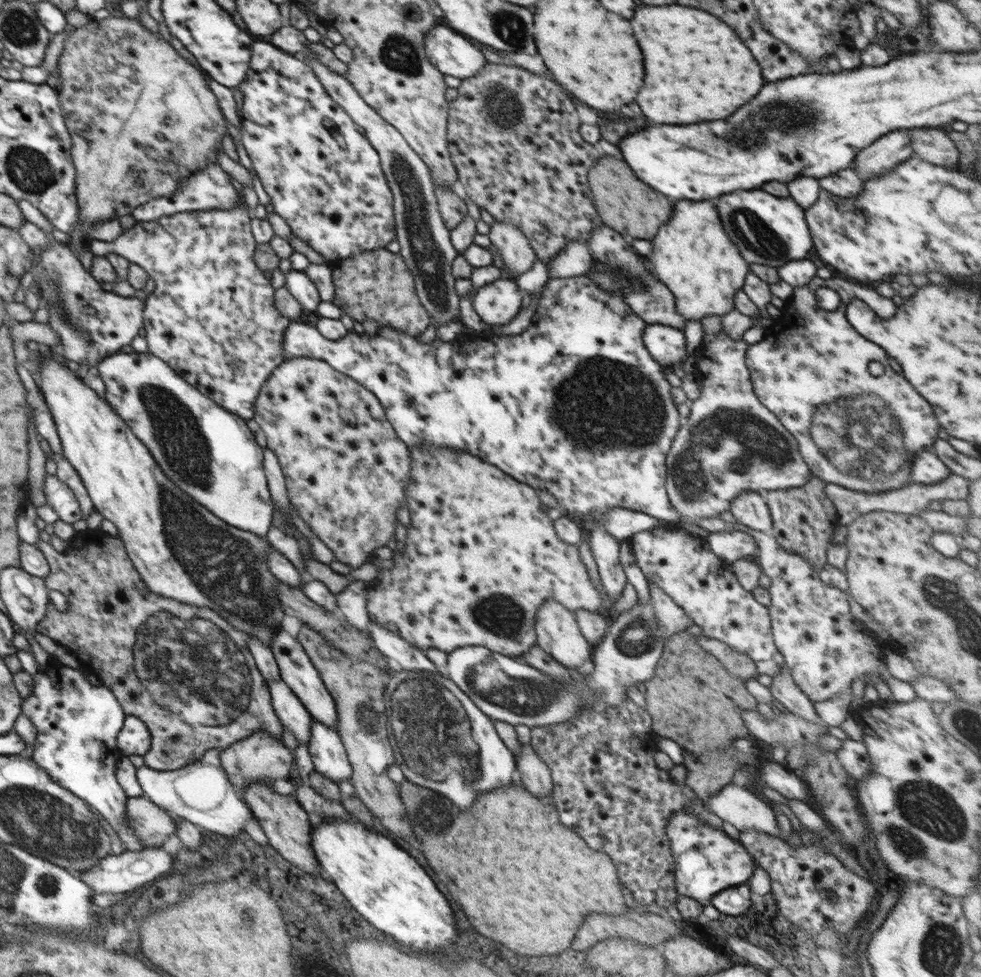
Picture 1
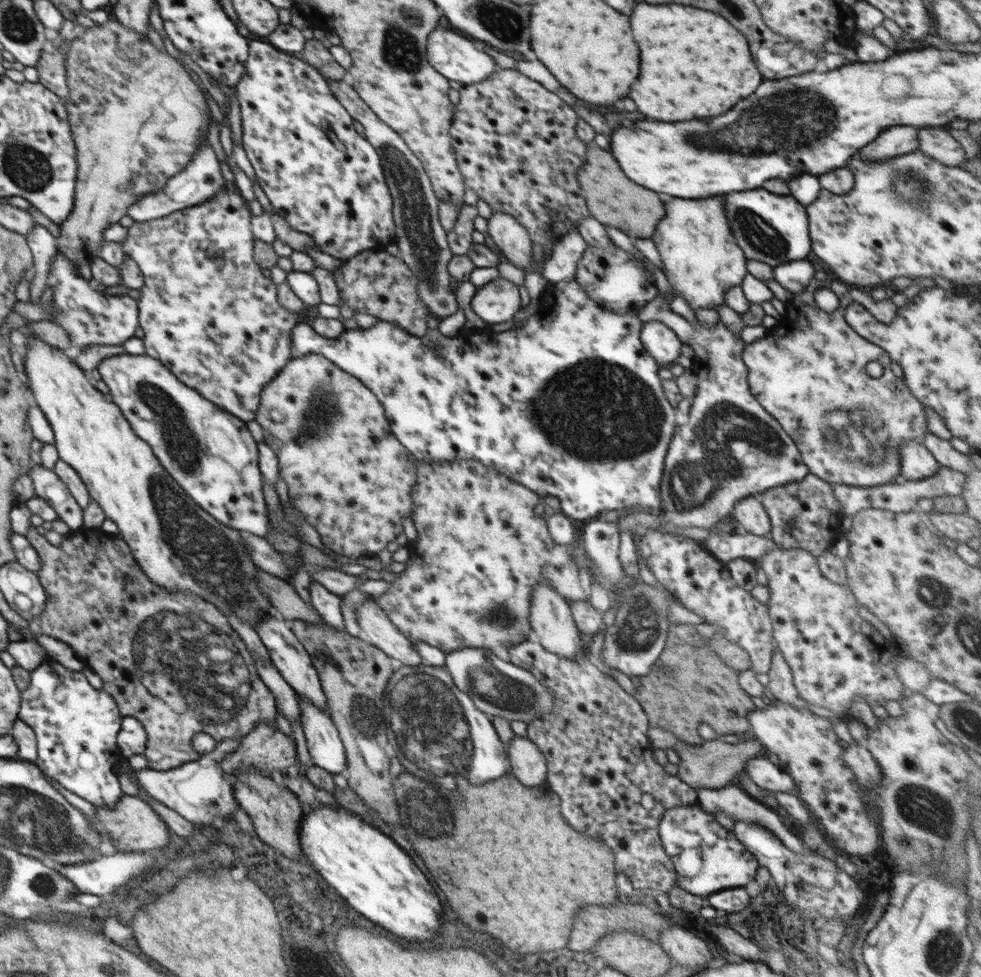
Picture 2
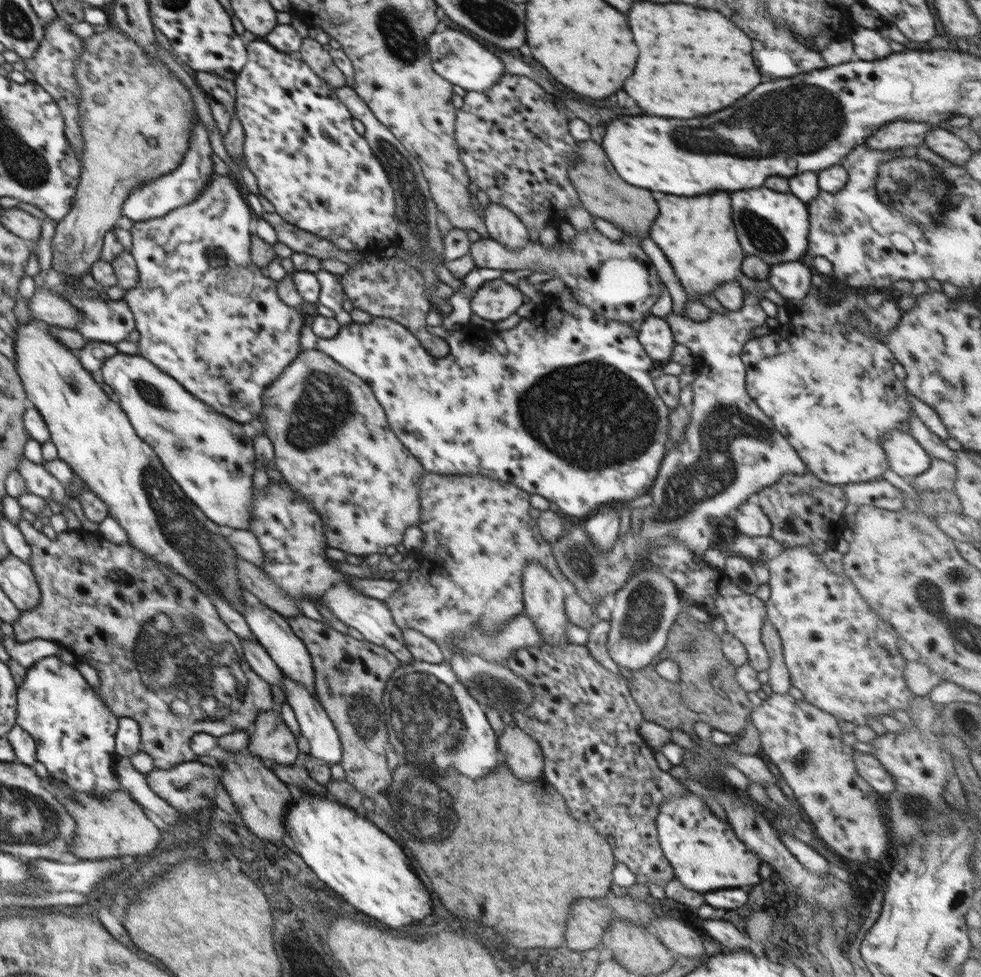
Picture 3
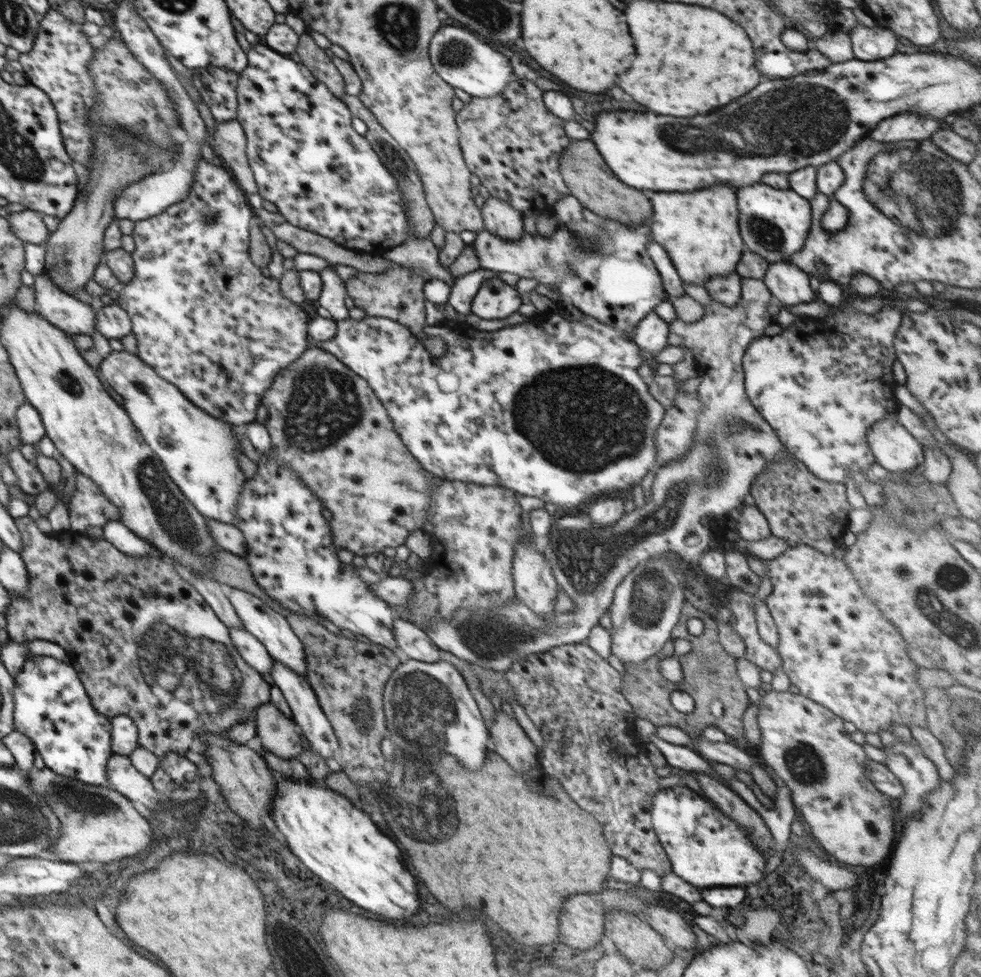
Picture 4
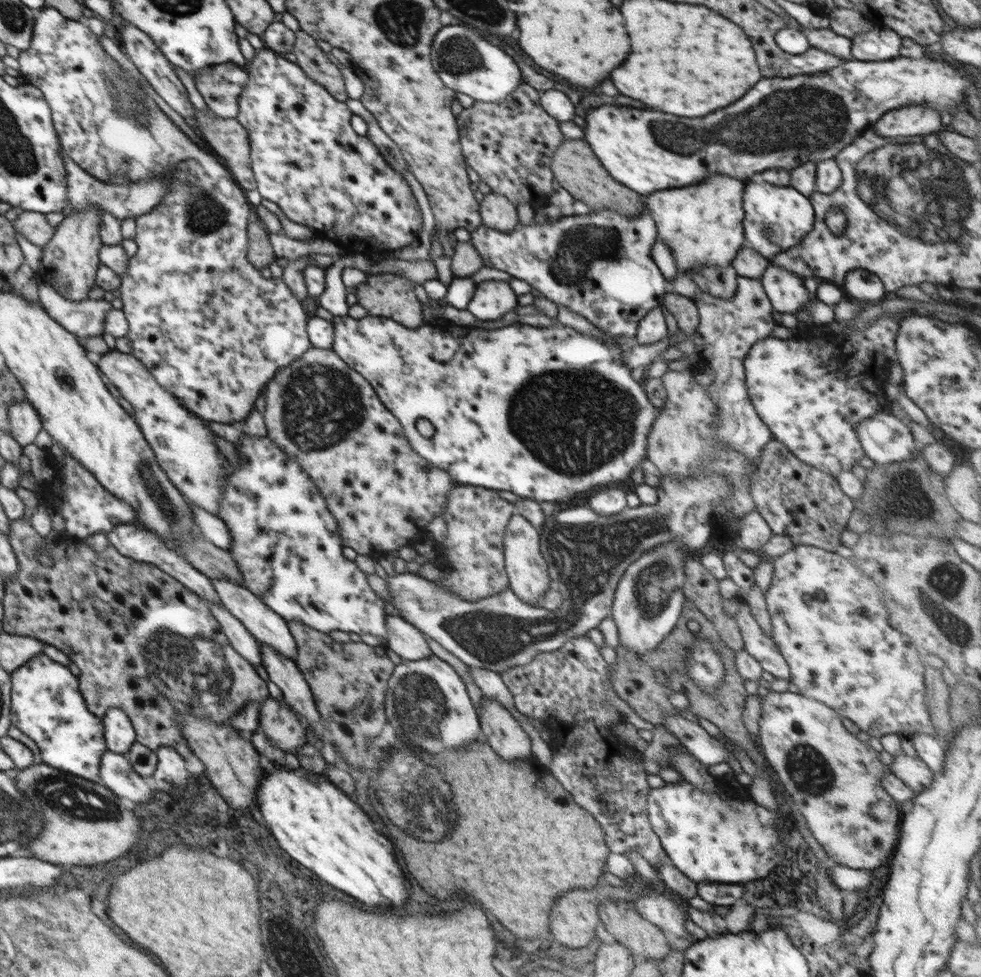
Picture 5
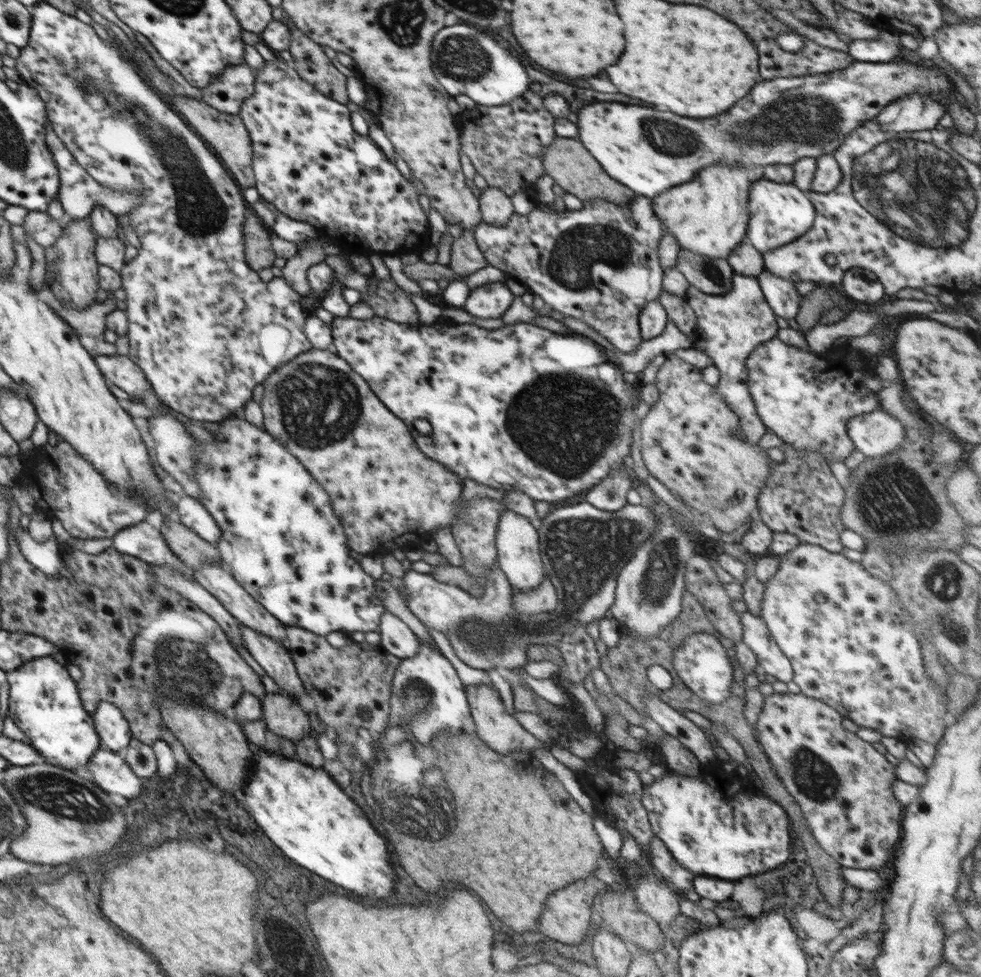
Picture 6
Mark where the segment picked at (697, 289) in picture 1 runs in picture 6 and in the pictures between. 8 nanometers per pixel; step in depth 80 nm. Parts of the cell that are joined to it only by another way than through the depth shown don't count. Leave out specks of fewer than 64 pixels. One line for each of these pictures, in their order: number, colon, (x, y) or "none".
2: (701, 266)
3: (697, 235)
4: (700, 234)
5: (702, 225)
6: (708, 216)

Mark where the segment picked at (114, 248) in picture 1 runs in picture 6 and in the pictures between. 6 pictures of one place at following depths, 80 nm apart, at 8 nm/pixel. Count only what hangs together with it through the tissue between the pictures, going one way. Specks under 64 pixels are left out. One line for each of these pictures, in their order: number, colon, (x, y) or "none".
2: (208, 313)
3: (206, 315)
4: (205, 318)
5: (213, 331)
6: (206, 330)

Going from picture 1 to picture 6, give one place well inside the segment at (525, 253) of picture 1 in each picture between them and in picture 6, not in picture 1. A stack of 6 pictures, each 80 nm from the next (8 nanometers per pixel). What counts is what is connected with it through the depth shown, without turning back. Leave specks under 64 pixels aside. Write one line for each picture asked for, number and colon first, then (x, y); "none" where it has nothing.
2: (507, 233)
3: (503, 225)
4: (499, 217)
5: (496, 211)
6: (496, 208)

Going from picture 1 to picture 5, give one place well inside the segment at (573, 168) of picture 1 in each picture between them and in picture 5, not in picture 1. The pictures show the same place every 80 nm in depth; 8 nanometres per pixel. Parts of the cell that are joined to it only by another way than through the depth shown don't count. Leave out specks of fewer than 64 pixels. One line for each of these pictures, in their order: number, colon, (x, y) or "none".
2: (515, 141)
3: (514, 140)
4: (512, 142)
5: (510, 144)

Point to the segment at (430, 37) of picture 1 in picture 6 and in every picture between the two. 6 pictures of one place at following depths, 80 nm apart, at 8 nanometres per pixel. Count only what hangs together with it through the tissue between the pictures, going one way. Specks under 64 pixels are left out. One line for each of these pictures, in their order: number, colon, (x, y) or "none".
2: (457, 58)
3: (455, 55)
4: (464, 62)
5: (465, 62)
6: (466, 61)

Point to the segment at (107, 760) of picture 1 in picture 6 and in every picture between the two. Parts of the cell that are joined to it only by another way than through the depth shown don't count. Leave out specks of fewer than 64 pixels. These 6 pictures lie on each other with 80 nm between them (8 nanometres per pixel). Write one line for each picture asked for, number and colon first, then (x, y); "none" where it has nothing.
2: (76, 723)
3: (74, 731)
4: (52, 707)
5: (46, 703)
6: (44, 702)

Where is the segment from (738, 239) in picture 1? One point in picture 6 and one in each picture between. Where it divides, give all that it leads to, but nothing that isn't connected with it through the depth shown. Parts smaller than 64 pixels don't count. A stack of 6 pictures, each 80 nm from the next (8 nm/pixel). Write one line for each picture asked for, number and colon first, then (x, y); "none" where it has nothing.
2: (744, 210)
3: (772, 226)
4: (774, 223)
5: (777, 219)
6: (779, 213)

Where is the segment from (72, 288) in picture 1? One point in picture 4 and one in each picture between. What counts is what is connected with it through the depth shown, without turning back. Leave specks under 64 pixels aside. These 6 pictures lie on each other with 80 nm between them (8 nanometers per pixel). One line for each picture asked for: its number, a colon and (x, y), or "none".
2: (89, 317)
3: (111, 321)
4: (112, 321)

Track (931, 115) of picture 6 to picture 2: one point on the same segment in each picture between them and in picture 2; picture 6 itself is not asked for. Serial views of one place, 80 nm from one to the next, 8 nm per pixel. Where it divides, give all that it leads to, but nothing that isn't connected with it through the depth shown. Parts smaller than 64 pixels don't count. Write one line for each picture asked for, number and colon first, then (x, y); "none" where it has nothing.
2: (899, 140)
3: (899, 134)
4: (906, 126)
5: (916, 121)

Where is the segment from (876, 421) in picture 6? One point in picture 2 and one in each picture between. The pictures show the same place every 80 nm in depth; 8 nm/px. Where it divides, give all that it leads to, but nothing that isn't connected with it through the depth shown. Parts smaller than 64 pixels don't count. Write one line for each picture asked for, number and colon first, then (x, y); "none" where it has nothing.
2: (916, 462)
3: (904, 455)
4: (895, 449)
5: (885, 440)

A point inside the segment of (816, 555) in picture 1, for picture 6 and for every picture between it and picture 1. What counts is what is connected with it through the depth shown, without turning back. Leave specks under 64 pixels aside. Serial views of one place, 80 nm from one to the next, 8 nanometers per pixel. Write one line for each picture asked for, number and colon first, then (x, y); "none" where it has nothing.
2: (805, 514)
3: (804, 511)
4: (801, 509)
5: (797, 501)
6: (802, 497)

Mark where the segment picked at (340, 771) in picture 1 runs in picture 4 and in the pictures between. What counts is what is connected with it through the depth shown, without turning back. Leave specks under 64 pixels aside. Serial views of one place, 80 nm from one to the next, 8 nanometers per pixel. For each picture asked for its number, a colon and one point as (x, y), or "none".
2: (327, 751)
3: (315, 725)
4: (306, 711)

